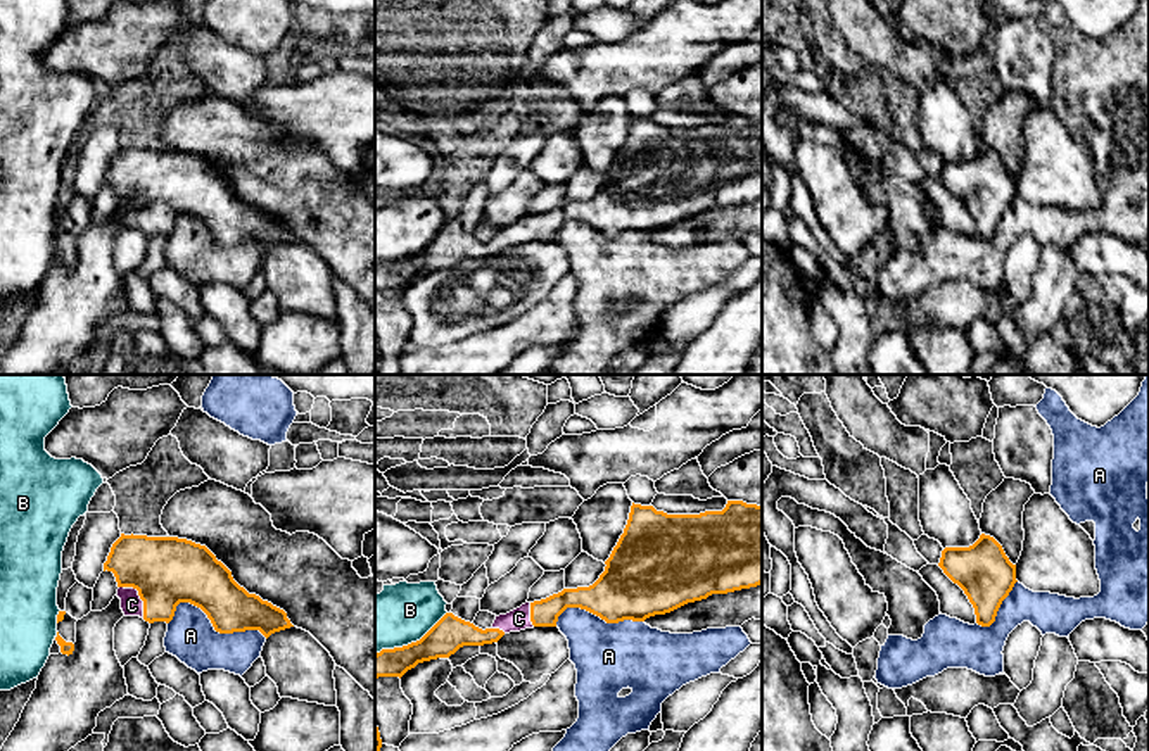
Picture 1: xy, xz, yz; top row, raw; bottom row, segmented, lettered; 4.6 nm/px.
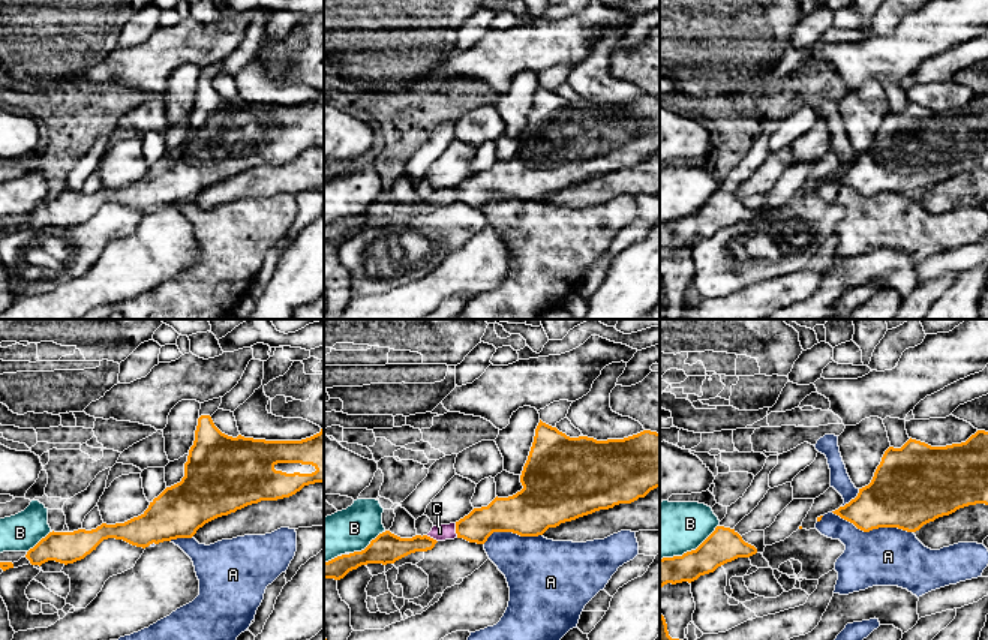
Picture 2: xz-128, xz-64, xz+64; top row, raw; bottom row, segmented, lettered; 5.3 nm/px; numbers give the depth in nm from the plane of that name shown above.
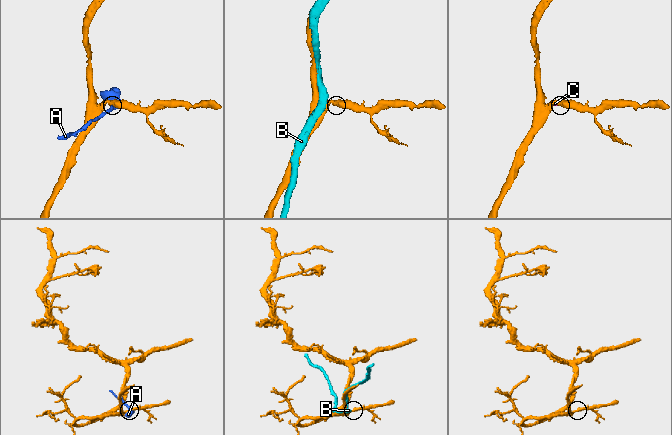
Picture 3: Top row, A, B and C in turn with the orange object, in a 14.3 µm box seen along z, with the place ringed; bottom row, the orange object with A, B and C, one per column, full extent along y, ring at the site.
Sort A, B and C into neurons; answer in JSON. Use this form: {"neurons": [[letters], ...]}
{"neurons": [["A"], ["B"], ["C"]]}

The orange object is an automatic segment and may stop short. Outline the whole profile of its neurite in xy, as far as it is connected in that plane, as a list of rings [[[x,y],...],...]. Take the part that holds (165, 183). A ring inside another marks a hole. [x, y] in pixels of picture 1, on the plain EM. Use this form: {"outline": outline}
{"outline": [[[124,148],[112,157],[104,185],[112,185],[124,230],[140,230],[149,237],[175,230],[180,216],[200,221],[219,247],[259,243],[266,252],[294,240],[287,226],[240,200],[232,185],[200,157],[178,150]]]}

